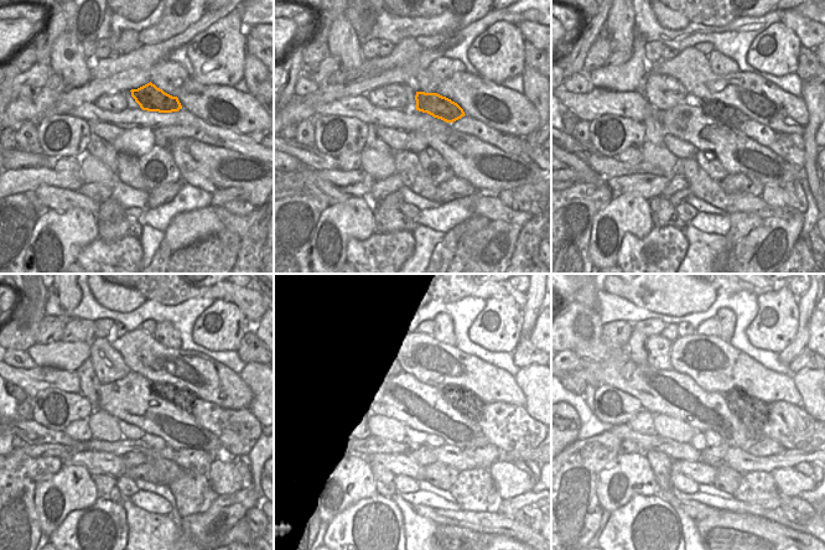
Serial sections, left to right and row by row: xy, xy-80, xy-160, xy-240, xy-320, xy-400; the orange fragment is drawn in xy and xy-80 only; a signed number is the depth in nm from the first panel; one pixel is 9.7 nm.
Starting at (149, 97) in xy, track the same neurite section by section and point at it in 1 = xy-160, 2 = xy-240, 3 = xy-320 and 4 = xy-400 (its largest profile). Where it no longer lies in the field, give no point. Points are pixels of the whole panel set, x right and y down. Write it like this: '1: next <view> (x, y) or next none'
1: next xy-160 (719, 110)
2: next xy-240 (183, 398)
3: next xy-320 (465, 400)
4: next xy-400 (752, 413)

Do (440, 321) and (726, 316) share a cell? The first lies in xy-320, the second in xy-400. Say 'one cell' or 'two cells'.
one cell

